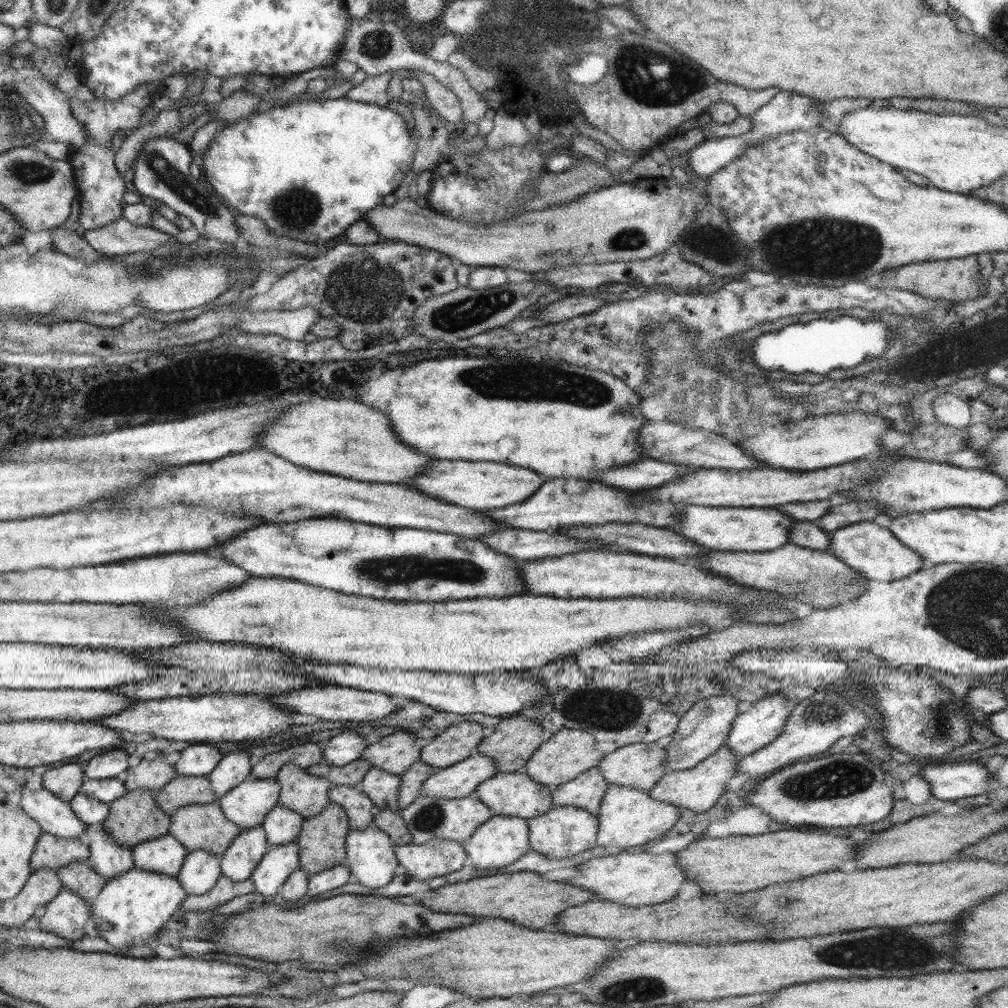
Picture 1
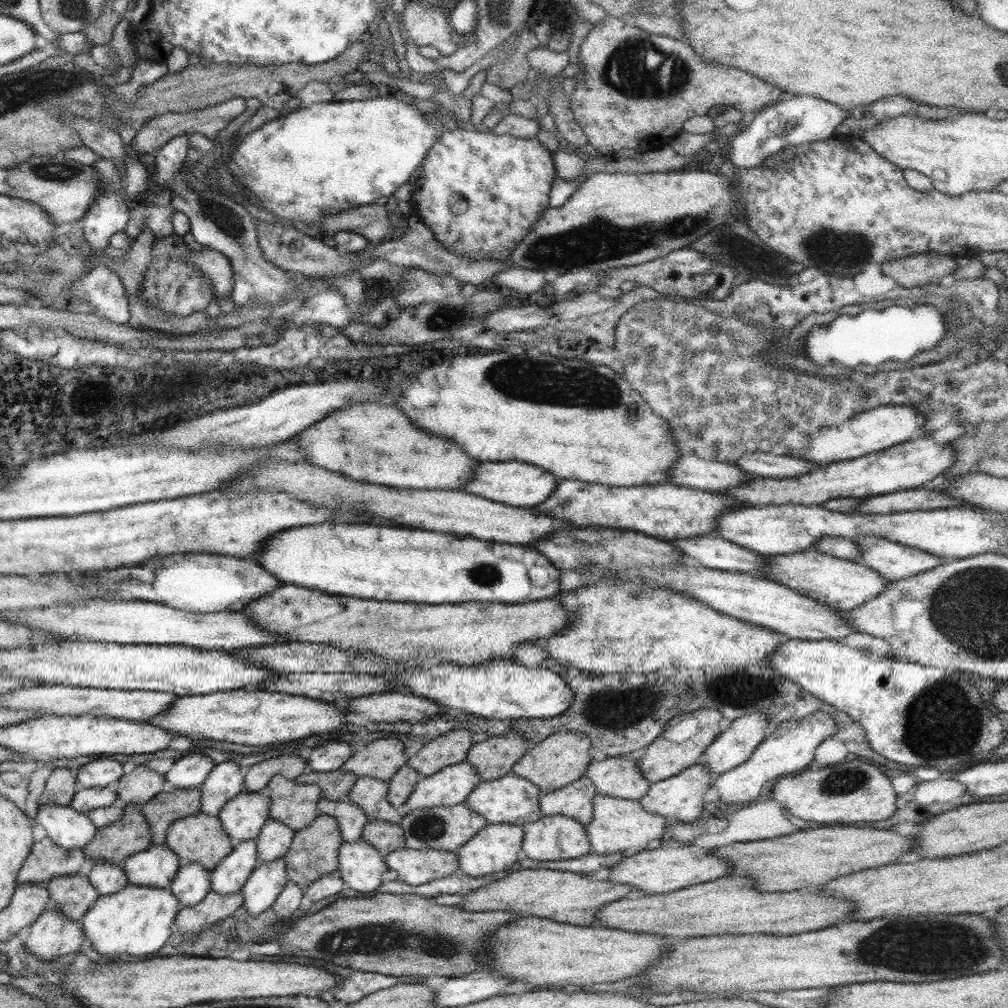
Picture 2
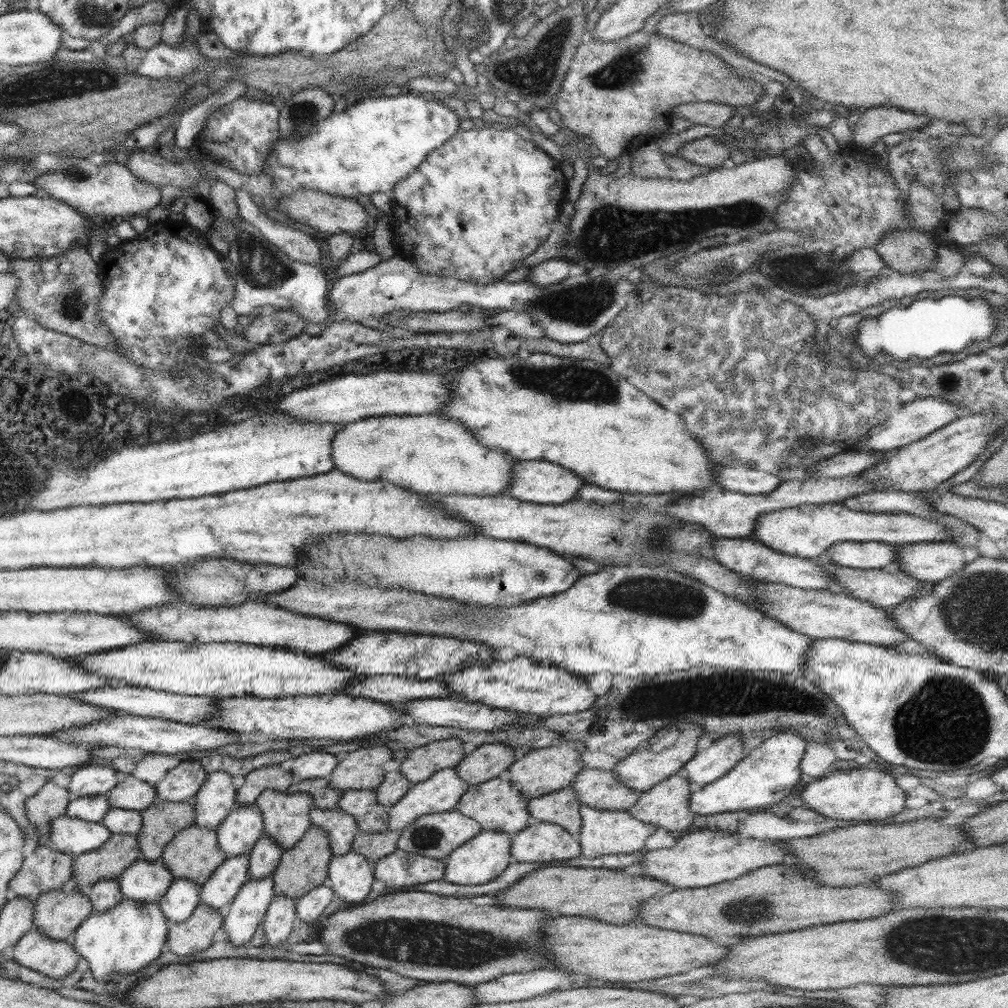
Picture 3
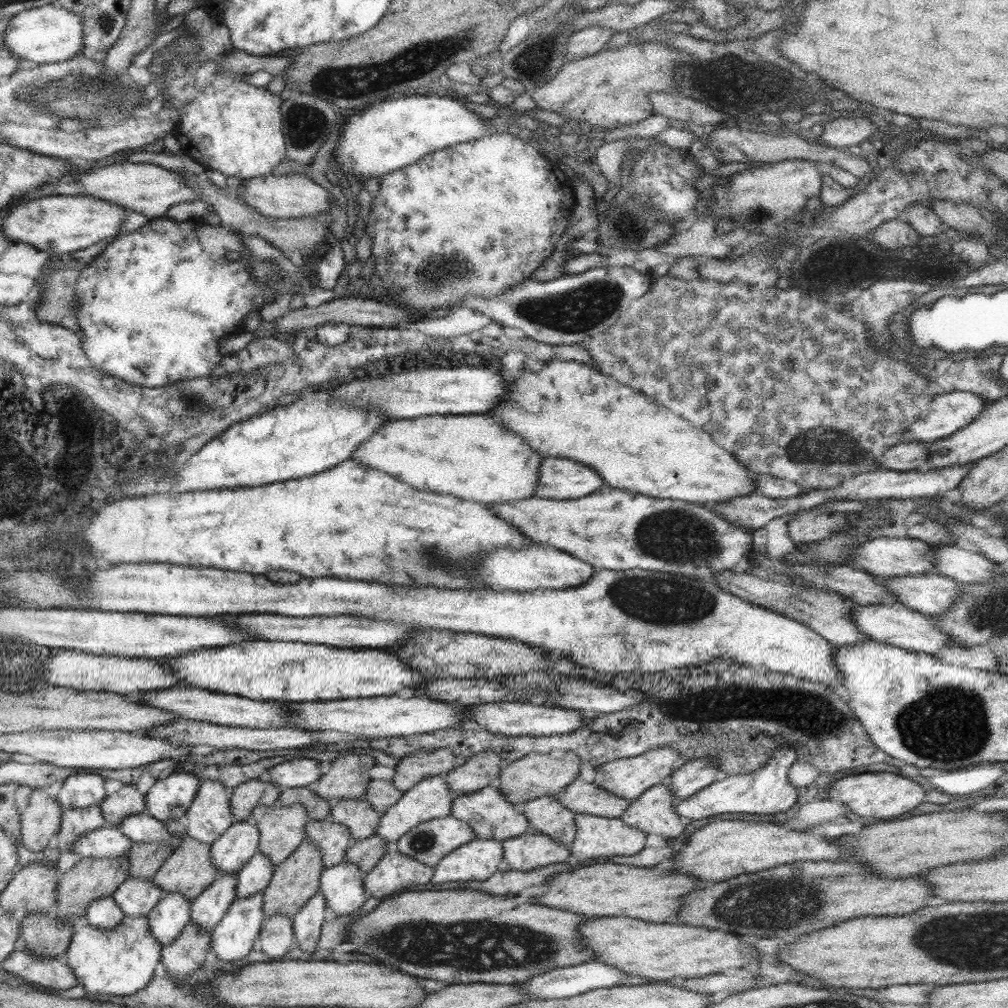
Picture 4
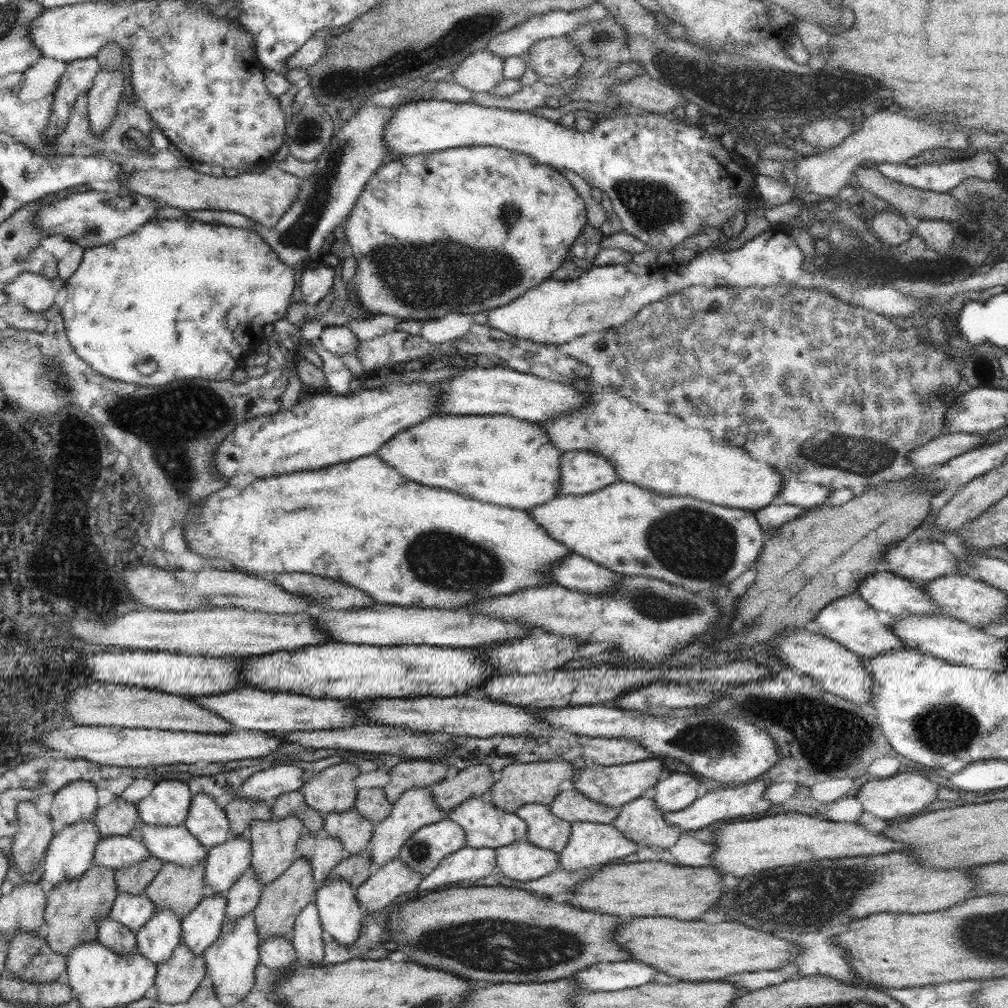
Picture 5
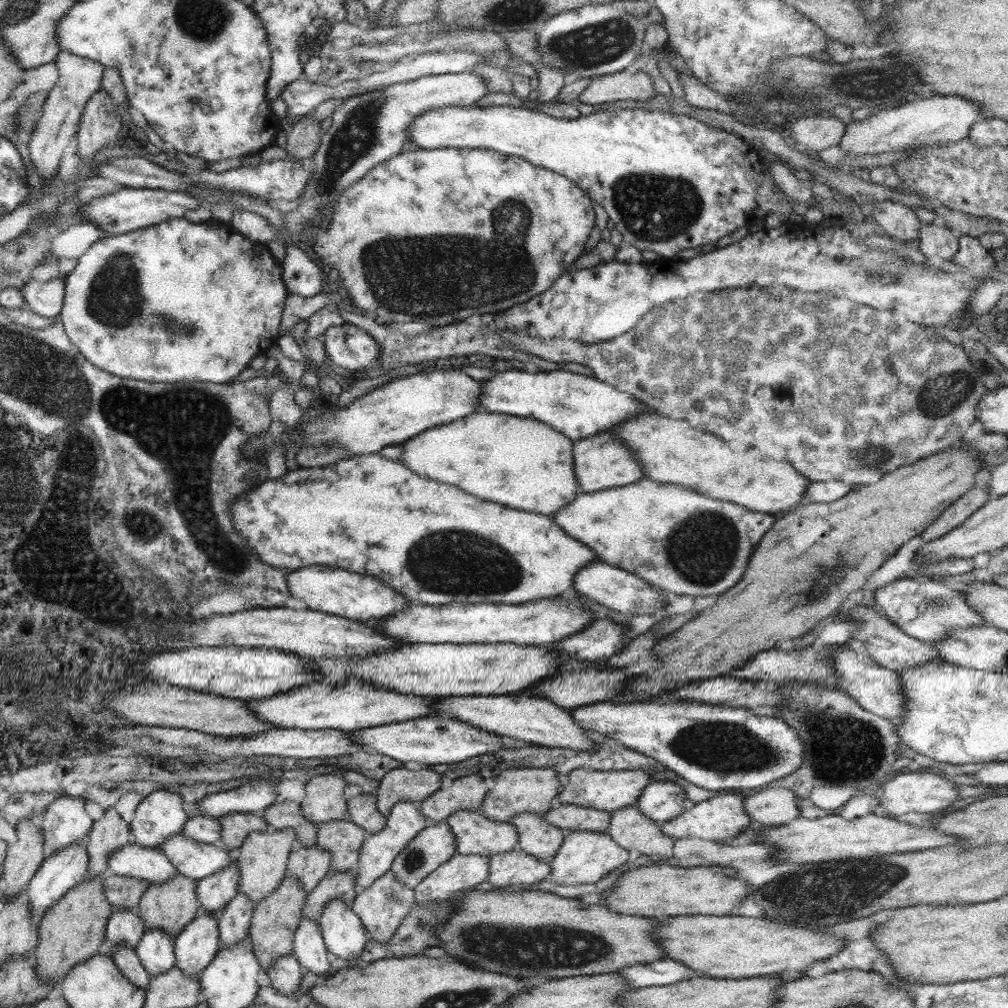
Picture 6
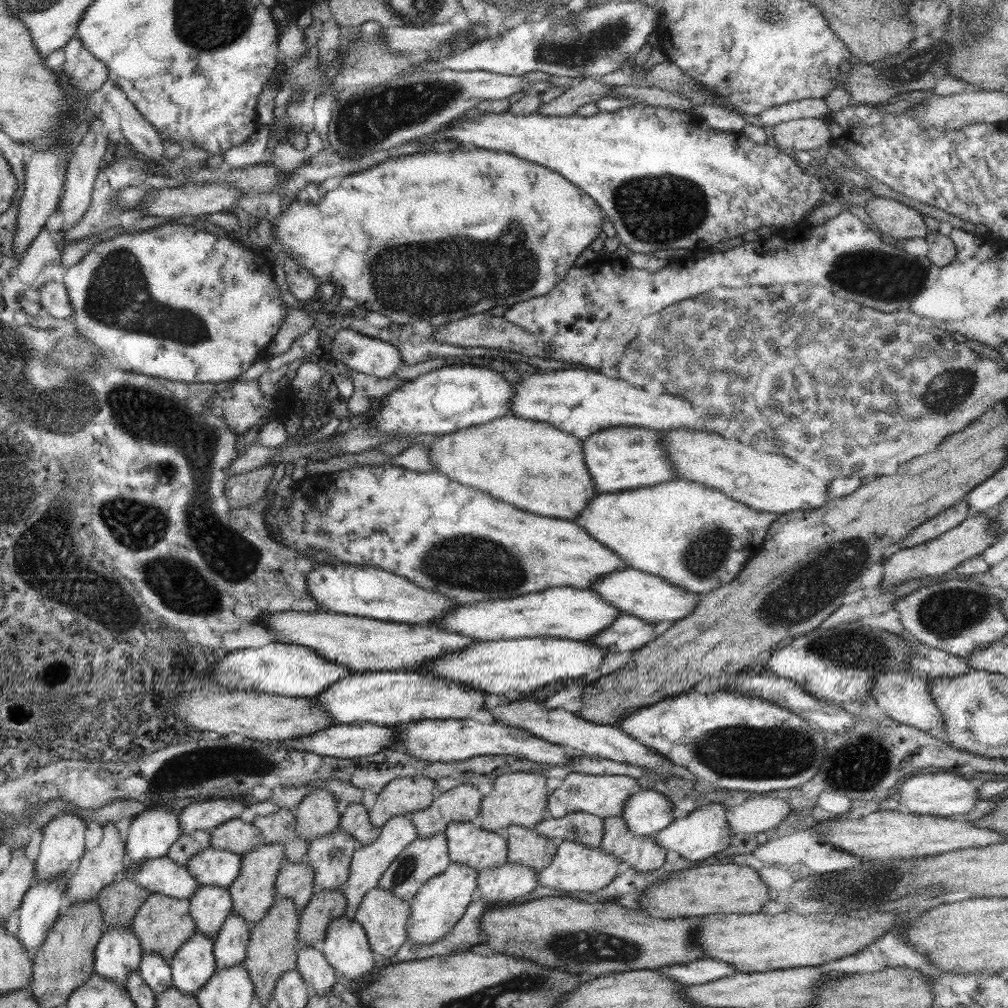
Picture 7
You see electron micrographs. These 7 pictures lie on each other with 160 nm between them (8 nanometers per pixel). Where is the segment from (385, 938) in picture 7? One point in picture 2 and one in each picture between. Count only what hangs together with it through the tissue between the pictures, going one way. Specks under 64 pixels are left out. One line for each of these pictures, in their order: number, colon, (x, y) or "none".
2: (414, 866)
3: (399, 868)
4: (396, 871)
5: (389, 884)
6: (381, 907)

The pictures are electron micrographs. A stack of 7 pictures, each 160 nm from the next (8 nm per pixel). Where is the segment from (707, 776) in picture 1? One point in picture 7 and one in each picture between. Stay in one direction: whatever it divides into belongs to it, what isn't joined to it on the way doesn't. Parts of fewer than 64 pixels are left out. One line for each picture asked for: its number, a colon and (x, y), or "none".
2: (680, 796)
3: (666, 805)
4: (653, 811)
5: (640, 820)
6: (632, 830)
7: (644, 854)

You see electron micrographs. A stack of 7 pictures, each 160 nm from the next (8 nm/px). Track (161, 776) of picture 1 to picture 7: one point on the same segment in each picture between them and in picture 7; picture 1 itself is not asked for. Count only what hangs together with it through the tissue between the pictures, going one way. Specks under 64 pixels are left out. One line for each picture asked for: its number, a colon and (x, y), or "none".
2: (142, 784)
3: (131, 794)
4: (128, 800)
5: (118, 817)
6: (111, 832)
7: (97, 868)

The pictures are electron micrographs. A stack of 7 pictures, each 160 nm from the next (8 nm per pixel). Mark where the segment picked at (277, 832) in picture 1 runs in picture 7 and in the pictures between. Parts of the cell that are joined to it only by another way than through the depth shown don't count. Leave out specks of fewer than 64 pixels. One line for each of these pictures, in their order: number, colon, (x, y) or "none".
2: (275, 838)
3: (265, 855)
4: (254, 876)
5: (242, 897)
6: (234, 920)
7: (230, 944)

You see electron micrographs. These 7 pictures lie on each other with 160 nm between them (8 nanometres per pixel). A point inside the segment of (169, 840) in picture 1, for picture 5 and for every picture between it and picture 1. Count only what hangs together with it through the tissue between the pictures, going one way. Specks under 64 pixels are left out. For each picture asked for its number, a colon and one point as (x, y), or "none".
2: (156, 866)
3: (143, 881)
4: (136, 897)
5: (132, 911)

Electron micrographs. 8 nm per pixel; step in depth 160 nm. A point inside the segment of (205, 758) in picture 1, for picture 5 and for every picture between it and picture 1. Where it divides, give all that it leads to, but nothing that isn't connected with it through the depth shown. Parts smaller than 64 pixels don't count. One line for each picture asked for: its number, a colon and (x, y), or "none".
2: (191, 770)
3: (181, 783)
4: (170, 798)
5: (168, 804)

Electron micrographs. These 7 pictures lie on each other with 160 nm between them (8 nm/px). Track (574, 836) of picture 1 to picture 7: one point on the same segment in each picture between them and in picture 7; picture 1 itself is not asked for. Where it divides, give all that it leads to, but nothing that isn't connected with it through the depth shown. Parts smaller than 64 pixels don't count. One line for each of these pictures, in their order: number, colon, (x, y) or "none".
2: (549, 838)
3: (543, 842)
4: (530, 850)
5: (521, 860)
6: (514, 867)
7: (503, 884)

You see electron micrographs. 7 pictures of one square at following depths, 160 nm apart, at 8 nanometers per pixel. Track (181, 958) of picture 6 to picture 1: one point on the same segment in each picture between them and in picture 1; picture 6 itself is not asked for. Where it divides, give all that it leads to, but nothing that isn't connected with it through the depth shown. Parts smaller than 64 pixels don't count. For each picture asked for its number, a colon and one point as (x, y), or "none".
1: (246, 850)
2: (230, 874)
3: (218, 892)
4: (207, 909)
5: (201, 926)

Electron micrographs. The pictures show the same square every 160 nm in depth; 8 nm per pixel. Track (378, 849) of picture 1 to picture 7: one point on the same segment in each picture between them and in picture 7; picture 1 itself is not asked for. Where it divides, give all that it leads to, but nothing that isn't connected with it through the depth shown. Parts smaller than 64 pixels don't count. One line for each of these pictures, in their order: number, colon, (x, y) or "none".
2: (361, 866)
3: (350, 875)
4: (342, 886)
5: (341, 914)
6: (344, 935)
7: (345, 946)

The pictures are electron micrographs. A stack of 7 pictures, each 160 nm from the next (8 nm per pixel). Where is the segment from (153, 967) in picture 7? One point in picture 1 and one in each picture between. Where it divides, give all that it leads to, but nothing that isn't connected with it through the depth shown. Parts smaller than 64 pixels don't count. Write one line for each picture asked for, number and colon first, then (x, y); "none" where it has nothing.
1: (201, 869)
2: (192, 882)
3: (182, 896)
4: (166, 920)
5: (156, 940)
6: (155, 950)

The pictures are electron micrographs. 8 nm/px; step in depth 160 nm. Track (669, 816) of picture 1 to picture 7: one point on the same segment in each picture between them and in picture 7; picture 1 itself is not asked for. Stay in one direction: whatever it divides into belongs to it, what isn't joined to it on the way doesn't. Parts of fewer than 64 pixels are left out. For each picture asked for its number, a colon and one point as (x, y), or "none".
2: (617, 824)
3: (603, 832)
4: (596, 836)
5: (590, 843)
6: (584, 857)
7: (575, 866)

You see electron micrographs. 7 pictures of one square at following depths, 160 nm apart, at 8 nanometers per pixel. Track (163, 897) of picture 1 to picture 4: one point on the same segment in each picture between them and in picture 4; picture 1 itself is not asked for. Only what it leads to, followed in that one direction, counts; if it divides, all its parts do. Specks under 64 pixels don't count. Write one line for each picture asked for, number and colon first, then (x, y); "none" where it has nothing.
2: (137, 920)
3: (122, 940)
4: (120, 962)

